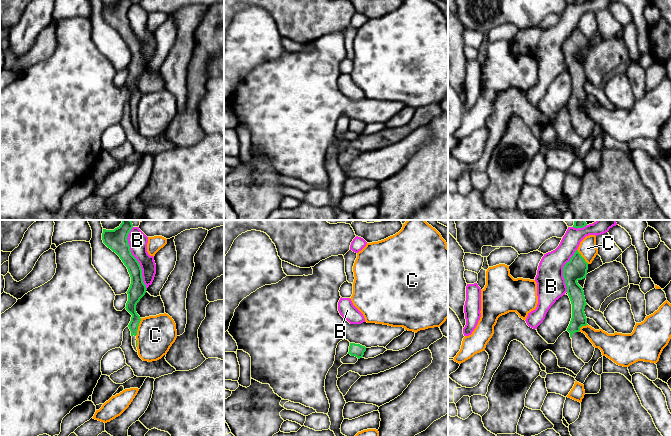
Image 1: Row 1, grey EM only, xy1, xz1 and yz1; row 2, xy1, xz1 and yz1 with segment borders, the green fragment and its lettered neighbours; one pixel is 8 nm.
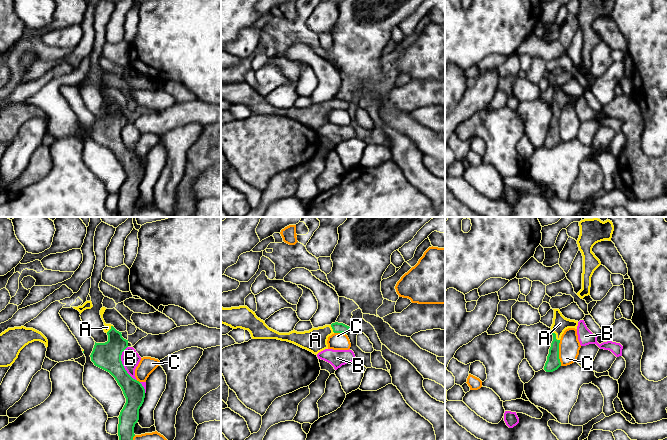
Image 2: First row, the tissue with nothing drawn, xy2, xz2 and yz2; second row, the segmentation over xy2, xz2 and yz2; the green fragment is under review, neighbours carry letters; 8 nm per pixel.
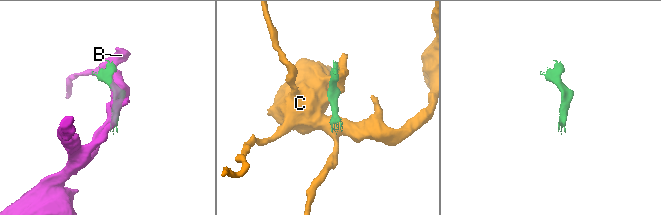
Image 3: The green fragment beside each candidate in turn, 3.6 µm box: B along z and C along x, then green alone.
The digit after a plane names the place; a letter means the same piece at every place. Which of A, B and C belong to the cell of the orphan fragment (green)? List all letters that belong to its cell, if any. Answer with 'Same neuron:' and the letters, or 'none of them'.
Same neuron: A

